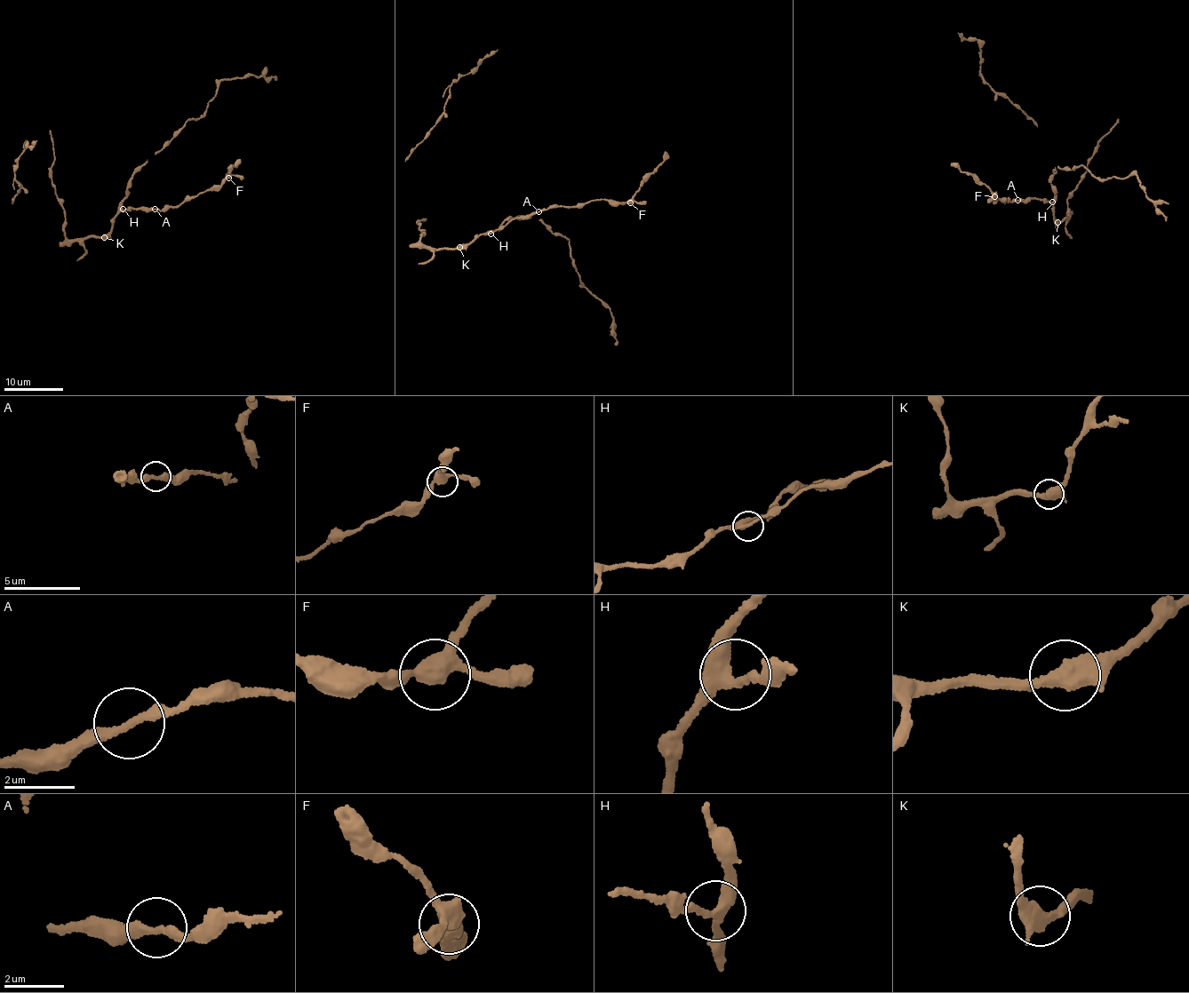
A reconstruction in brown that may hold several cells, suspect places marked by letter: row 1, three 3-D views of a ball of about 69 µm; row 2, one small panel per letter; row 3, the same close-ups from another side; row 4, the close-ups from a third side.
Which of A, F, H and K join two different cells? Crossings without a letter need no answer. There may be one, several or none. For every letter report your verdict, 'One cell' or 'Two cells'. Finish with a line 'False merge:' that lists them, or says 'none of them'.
A: One cell
F: One cell
H: One cell
K: One cell
False merge: none of them

